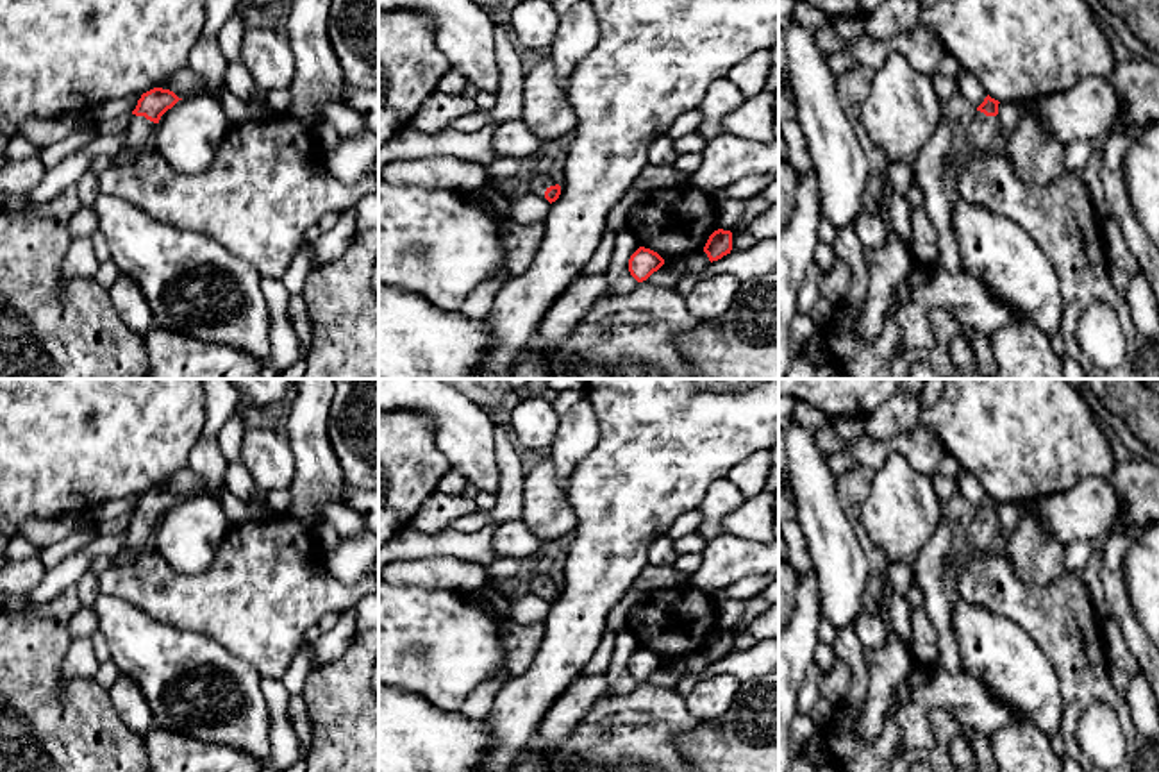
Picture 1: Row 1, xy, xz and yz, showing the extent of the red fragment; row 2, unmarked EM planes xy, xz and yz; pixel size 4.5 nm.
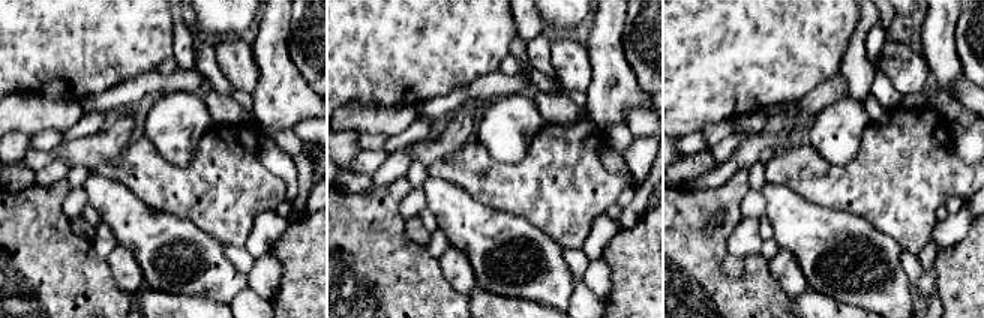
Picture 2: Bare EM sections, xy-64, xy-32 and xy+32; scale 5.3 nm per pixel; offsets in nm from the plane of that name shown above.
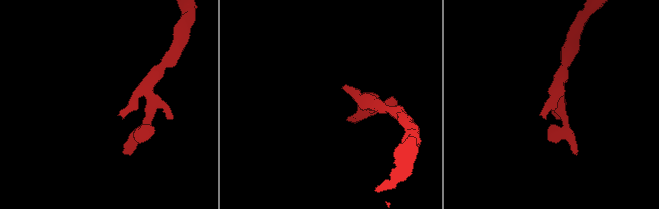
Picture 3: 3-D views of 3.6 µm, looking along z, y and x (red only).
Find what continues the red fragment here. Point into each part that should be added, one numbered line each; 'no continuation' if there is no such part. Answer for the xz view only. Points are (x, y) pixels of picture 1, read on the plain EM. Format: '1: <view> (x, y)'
1: xz (536, 583)

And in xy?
1: xy (136, 531)

